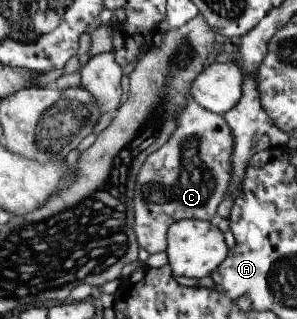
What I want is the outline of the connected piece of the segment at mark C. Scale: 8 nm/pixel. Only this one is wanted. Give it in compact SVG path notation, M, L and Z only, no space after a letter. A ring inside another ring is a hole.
M188 98L177 115L176 129L171 133L171 137L163 146L150 153L140 171L137 171L133 197L134 231L140 248L149 254L166 252L167 231L172 223L181 219L211 220L216 212L221 211L222 201L227 195L232 179L233 149L235 149L234 138L224 116L204 109L195 102L194 98Z

